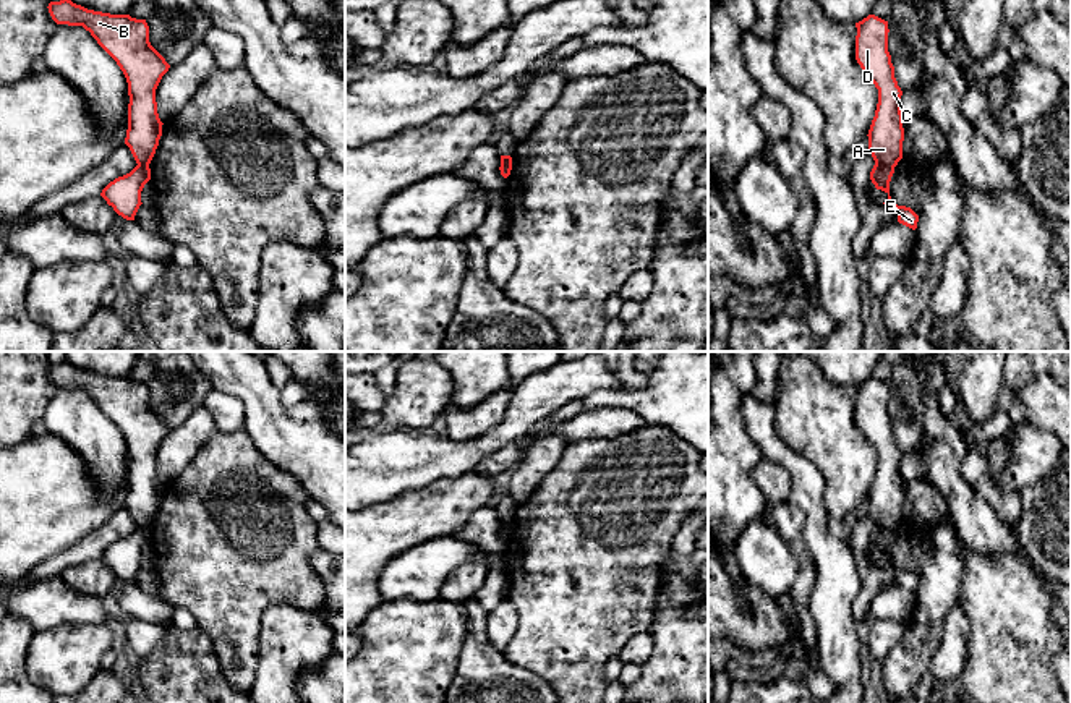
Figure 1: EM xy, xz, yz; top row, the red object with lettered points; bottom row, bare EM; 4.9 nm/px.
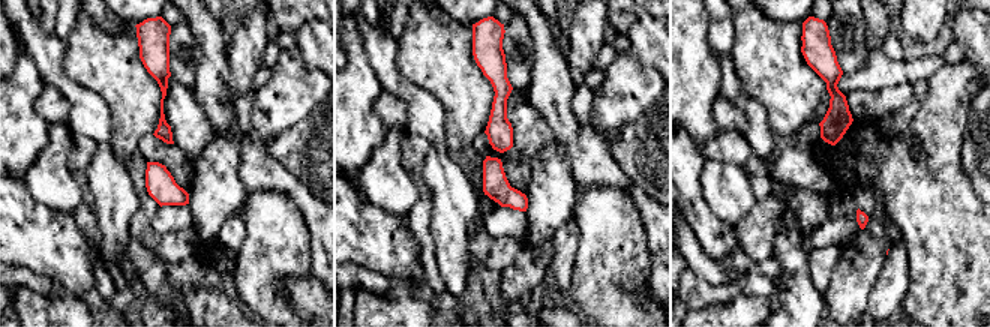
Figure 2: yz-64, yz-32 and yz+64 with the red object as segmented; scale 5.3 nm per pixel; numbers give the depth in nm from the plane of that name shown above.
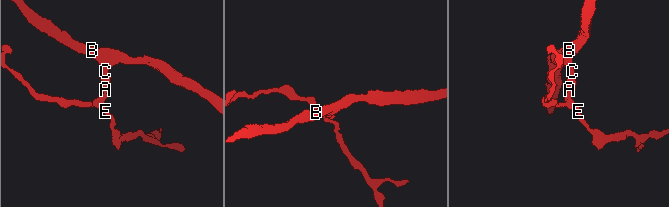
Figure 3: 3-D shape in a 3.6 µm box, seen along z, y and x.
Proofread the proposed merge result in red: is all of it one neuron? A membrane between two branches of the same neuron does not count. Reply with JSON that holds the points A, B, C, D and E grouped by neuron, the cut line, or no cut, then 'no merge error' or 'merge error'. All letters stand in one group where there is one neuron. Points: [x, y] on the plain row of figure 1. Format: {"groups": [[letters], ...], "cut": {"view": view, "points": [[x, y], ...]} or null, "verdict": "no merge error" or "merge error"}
{"groups": [["A", "B", "C", "D"], ["E"]], "cut": {"view": "yz", "points": [[875, 525], [893, 532]]}, "verdict": "merge error"}

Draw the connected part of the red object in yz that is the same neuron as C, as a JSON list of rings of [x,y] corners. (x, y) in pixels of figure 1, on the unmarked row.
[[[868,377],[856,390],[856,423],[878,452],[878,467],[867,497],[868,517],[875,526],[894,531],[902,522],[902,454],[888,415],[888,384]]]

